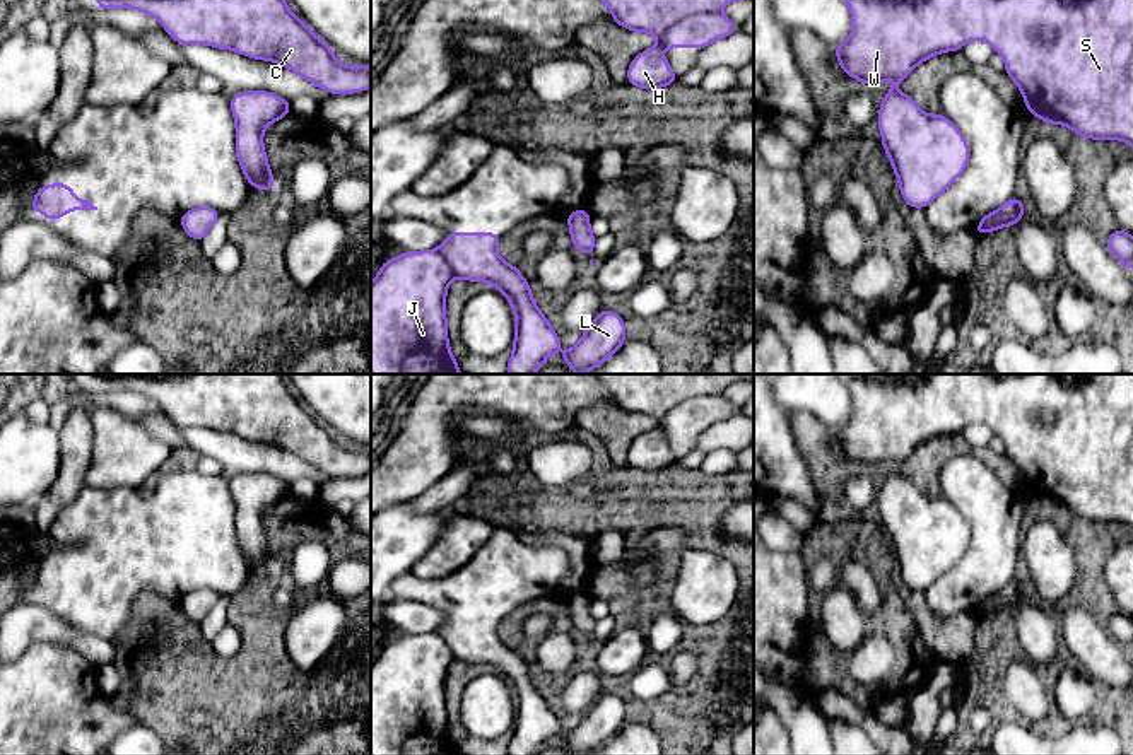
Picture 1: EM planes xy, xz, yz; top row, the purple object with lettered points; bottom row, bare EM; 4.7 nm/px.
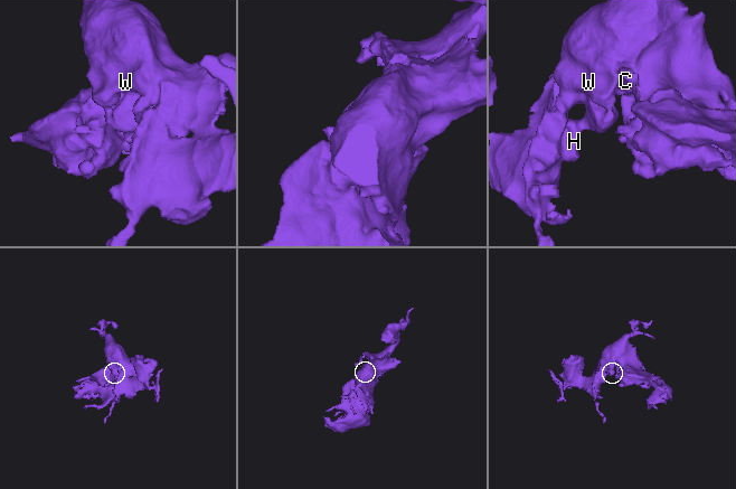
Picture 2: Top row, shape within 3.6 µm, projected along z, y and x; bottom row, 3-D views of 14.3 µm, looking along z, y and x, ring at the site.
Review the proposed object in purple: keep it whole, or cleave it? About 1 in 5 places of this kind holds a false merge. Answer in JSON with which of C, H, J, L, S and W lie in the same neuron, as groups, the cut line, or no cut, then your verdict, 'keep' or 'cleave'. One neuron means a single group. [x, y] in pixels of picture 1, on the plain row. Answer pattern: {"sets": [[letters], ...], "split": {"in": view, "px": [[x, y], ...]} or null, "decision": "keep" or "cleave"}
{"sets": [["C", "H", "J", "L", "S", "W"]], "split": null, "decision": "keep"}

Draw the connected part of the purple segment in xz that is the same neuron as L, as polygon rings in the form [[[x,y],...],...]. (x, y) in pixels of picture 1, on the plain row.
[[[602,692],[595,704],[584,712],[583,721],[569,733],[562,743],[572,755],[596,752],[615,736],[625,724],[625,705],[615,694]]]

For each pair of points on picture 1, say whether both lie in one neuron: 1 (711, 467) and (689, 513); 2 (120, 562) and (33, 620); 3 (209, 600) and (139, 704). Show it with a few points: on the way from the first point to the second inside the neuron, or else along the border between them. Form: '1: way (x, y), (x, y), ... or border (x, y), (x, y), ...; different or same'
1: border (699, 468), (703, 475); different
2: border (21, 598), (48, 610); different
3: border (163, 596), (176, 602), (199, 626); different

